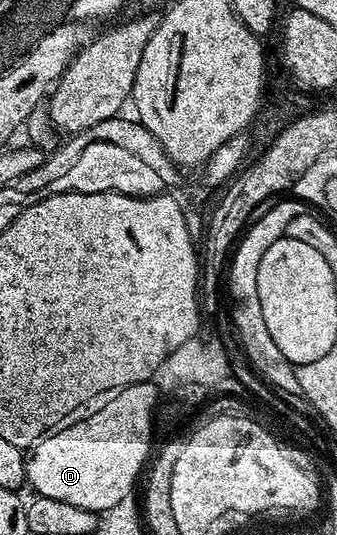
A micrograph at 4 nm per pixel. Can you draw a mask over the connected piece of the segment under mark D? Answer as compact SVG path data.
M152 379L132 384L121 389L103 410L41 437L28 449L25 458L28 487L33 487L38 496L83 506L83 510L98 514L108 513L117 502L130 496L136 484L138 487L139 477L150 459L149 439L153 436L155 409L159 404L157 396L159 389Z

